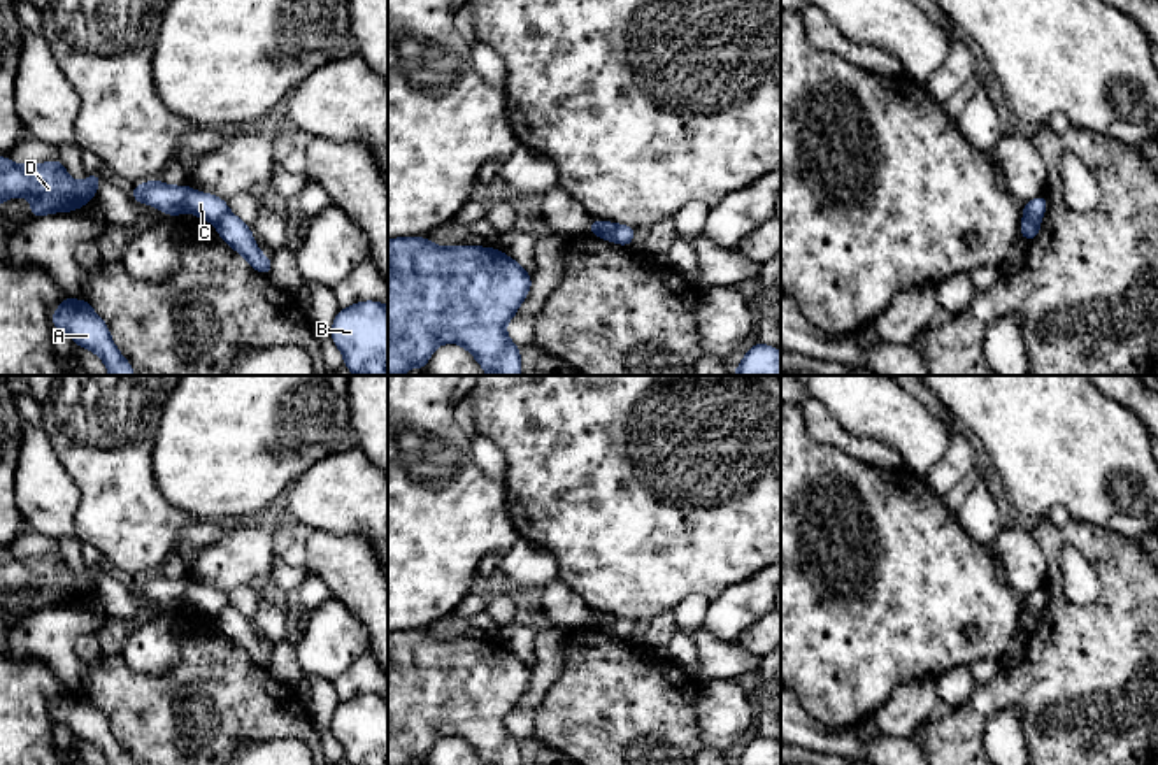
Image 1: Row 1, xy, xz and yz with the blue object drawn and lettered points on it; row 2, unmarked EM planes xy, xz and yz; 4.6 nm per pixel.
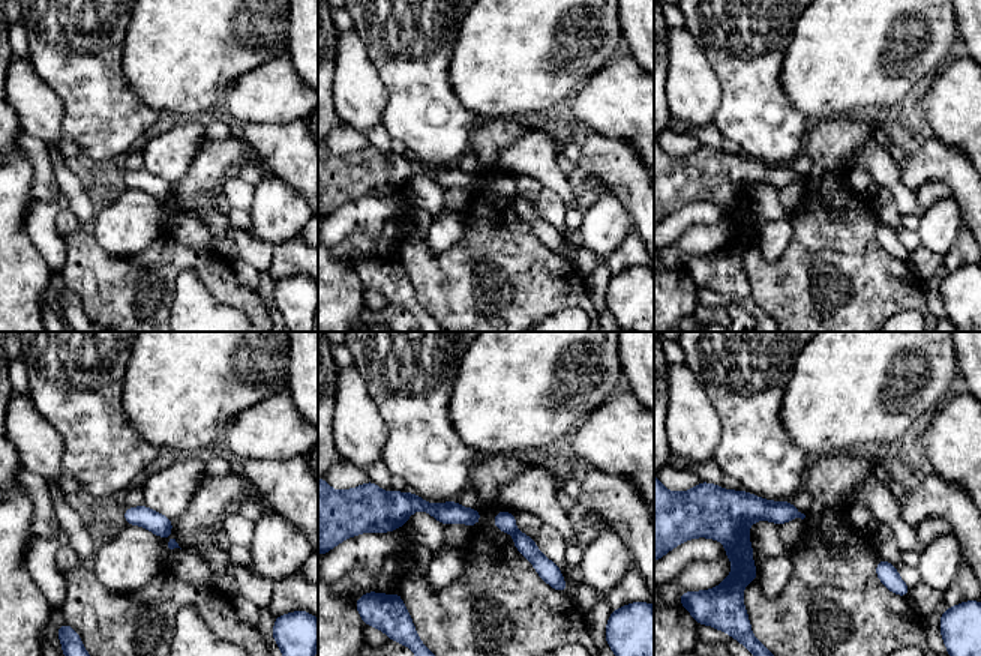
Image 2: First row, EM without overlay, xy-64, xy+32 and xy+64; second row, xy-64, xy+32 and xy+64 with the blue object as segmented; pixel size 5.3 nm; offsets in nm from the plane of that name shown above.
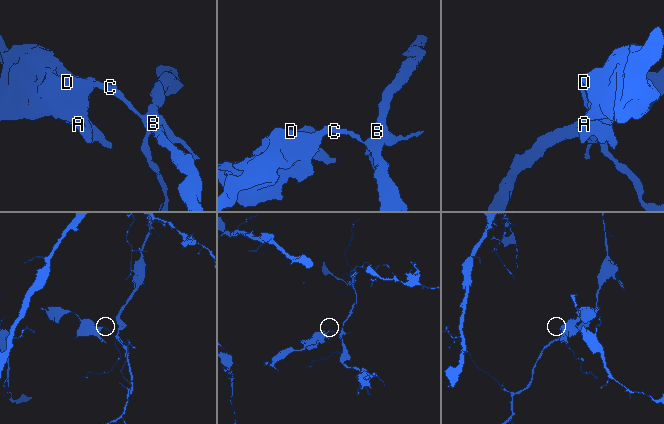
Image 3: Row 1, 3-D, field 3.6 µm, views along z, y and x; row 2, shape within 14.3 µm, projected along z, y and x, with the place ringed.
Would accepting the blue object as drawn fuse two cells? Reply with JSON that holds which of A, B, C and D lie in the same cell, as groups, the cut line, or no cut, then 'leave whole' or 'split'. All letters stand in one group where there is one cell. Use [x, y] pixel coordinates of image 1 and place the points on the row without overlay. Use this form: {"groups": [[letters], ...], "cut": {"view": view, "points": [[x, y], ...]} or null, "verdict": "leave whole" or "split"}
{"groups": [["A", "C", "D"], ["B"]], "cut": {"view": "xz", "points": [[607, 616], [613, 632]]}, "verdict": "split"}

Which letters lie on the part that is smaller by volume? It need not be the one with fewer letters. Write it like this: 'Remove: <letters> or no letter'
Remove: A, C, D

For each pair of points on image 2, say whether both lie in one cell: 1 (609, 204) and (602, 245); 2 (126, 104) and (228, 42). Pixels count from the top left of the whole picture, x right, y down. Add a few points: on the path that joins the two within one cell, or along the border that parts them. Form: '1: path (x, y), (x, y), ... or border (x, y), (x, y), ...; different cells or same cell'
1: path (608, 215), (602, 234); same cell
2: border (122, 65), (125, 80), (132, 92), (159, 113); different cells

